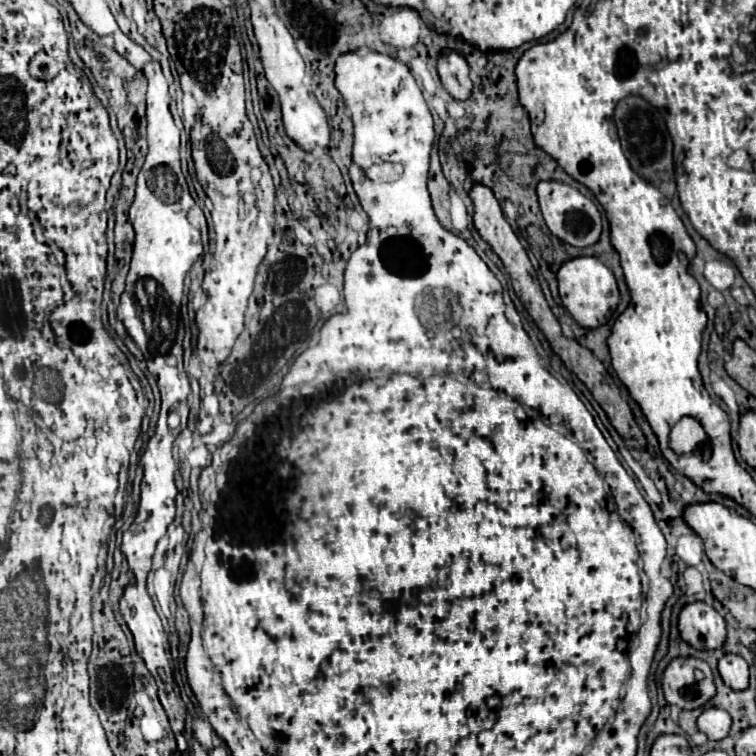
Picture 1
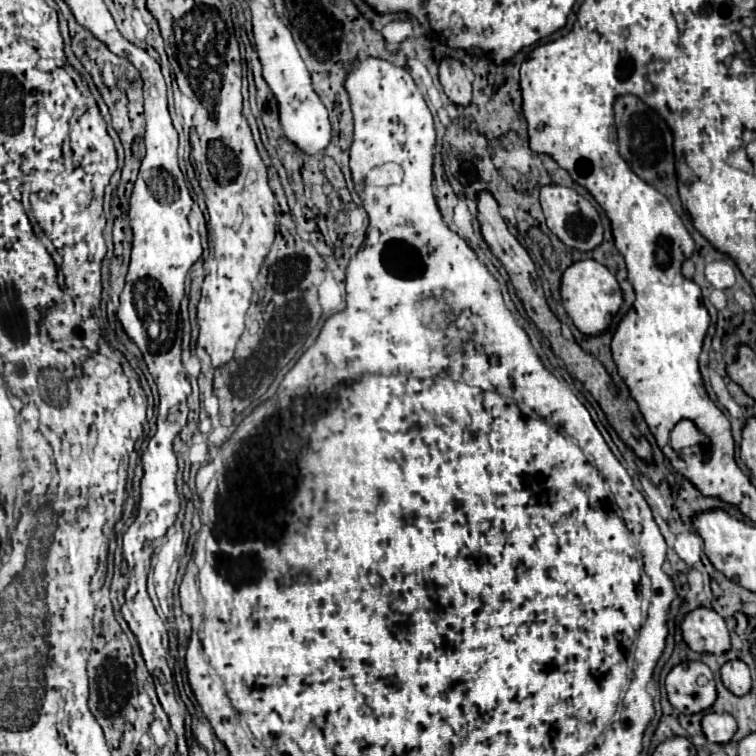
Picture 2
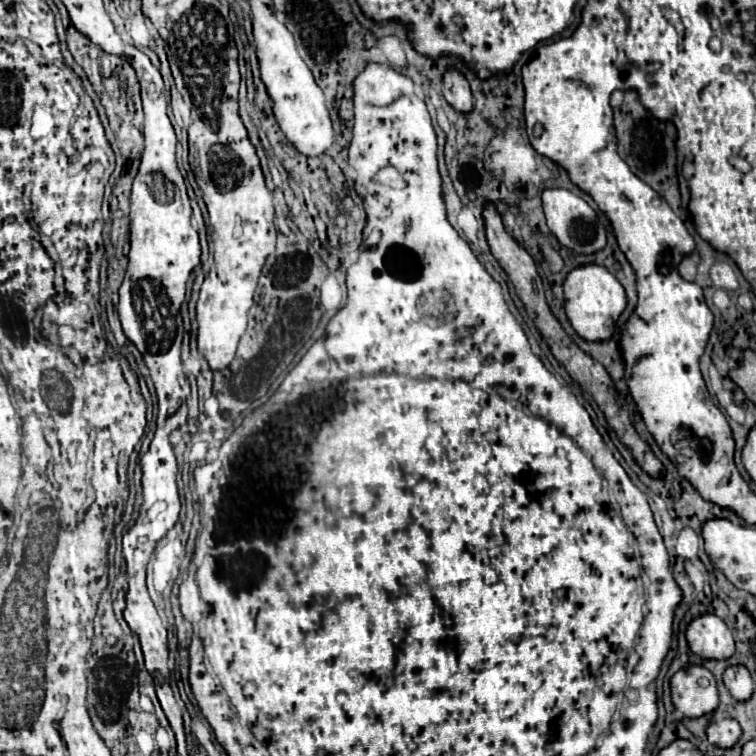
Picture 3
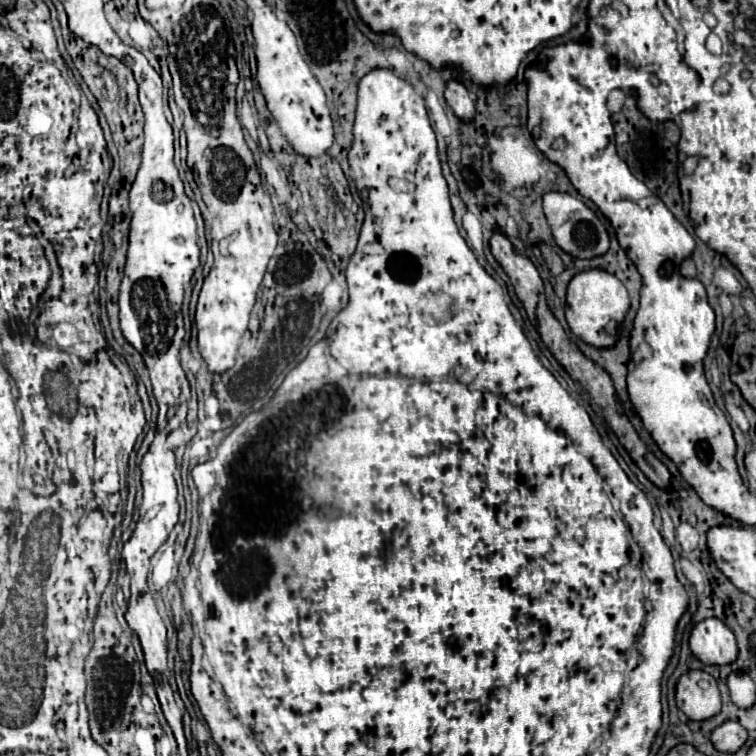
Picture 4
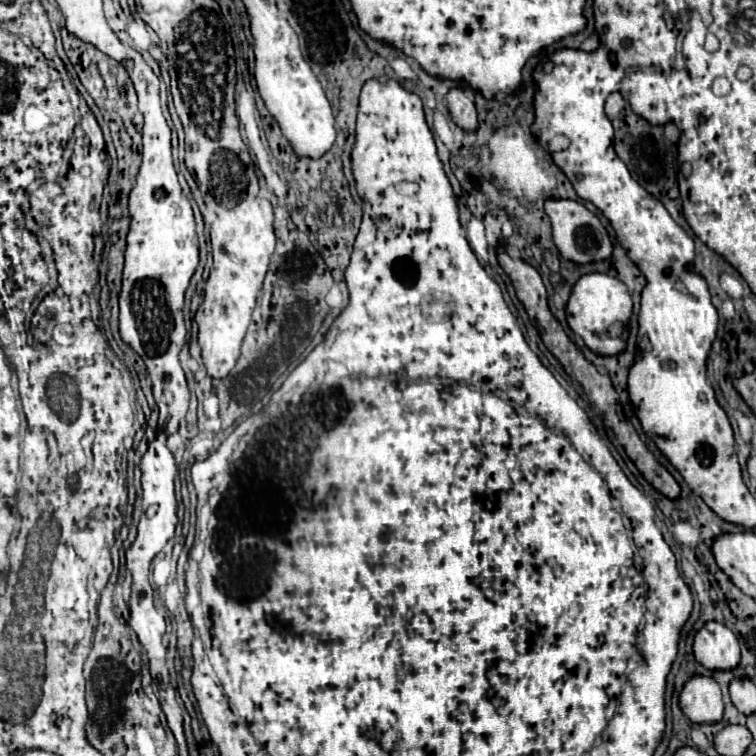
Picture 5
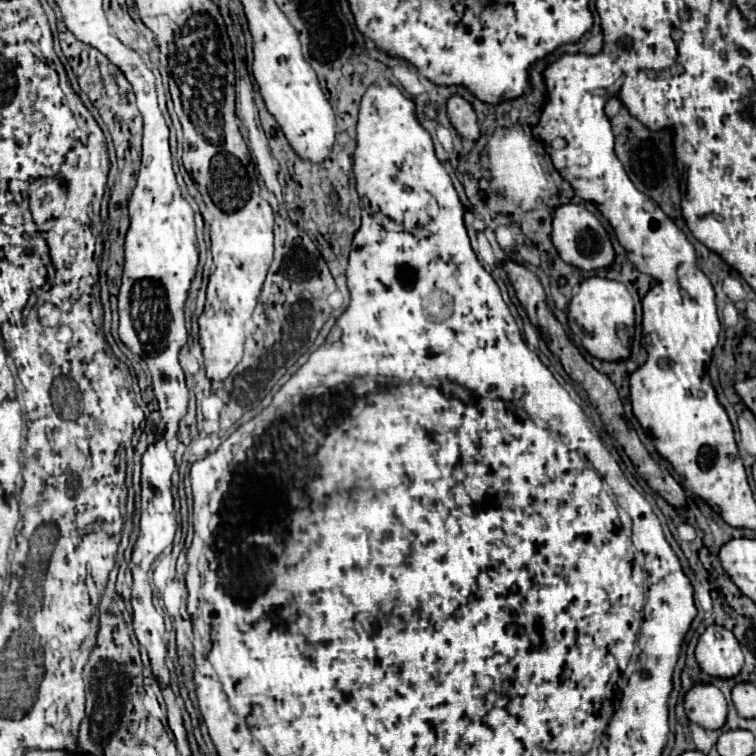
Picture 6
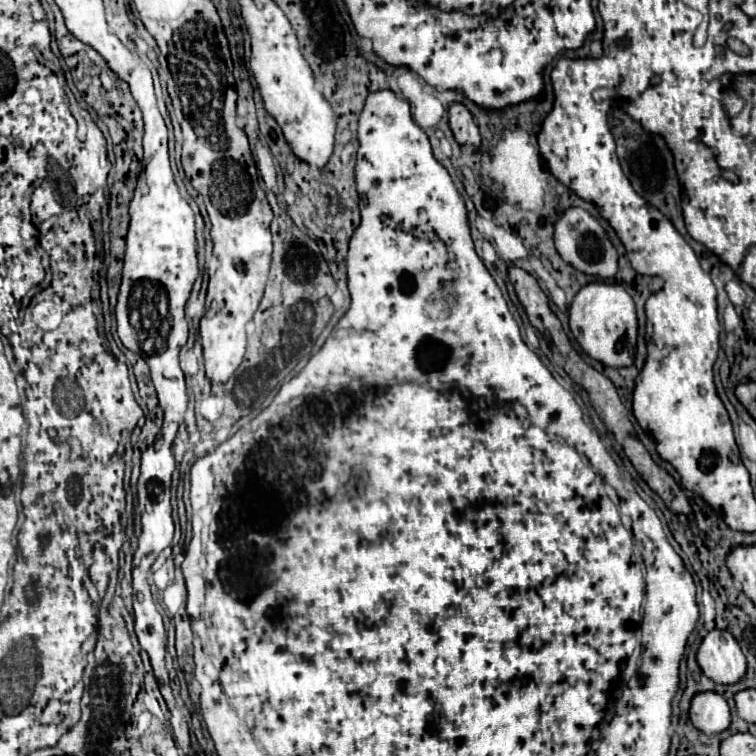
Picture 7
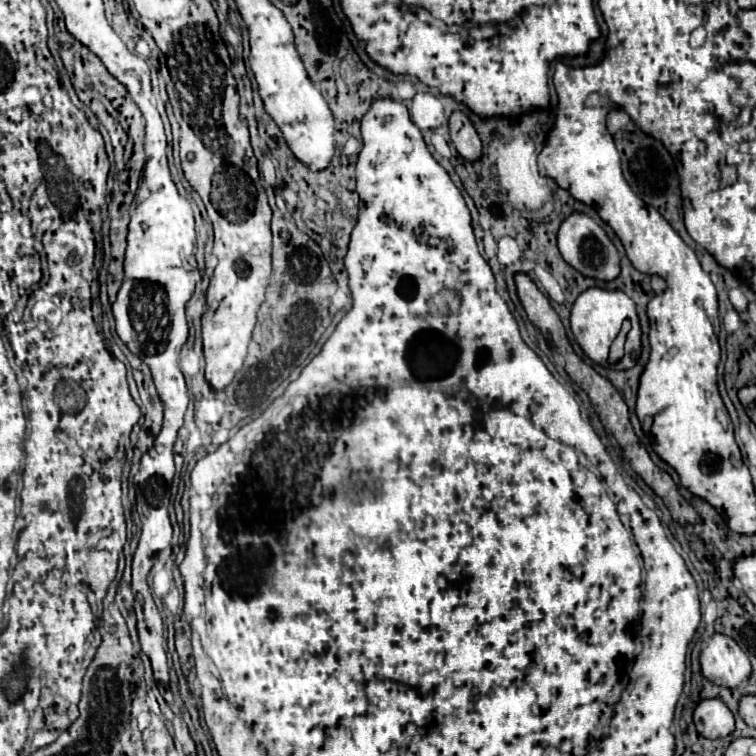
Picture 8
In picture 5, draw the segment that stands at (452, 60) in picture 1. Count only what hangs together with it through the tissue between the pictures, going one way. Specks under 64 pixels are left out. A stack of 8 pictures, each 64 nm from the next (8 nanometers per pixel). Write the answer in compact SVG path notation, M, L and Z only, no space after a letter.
M452 88L448 92L446 100L448 100L448 112L450 112L454 124L466 132L474 132L478 128L474 102L460 88Z

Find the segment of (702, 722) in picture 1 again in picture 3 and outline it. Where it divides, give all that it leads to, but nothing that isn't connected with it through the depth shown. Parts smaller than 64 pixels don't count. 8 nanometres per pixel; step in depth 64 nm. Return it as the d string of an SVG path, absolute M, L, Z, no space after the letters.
M712 720L706 732L708 742L718 748L732 748L742 736L742 728L736 724L736 720Z

